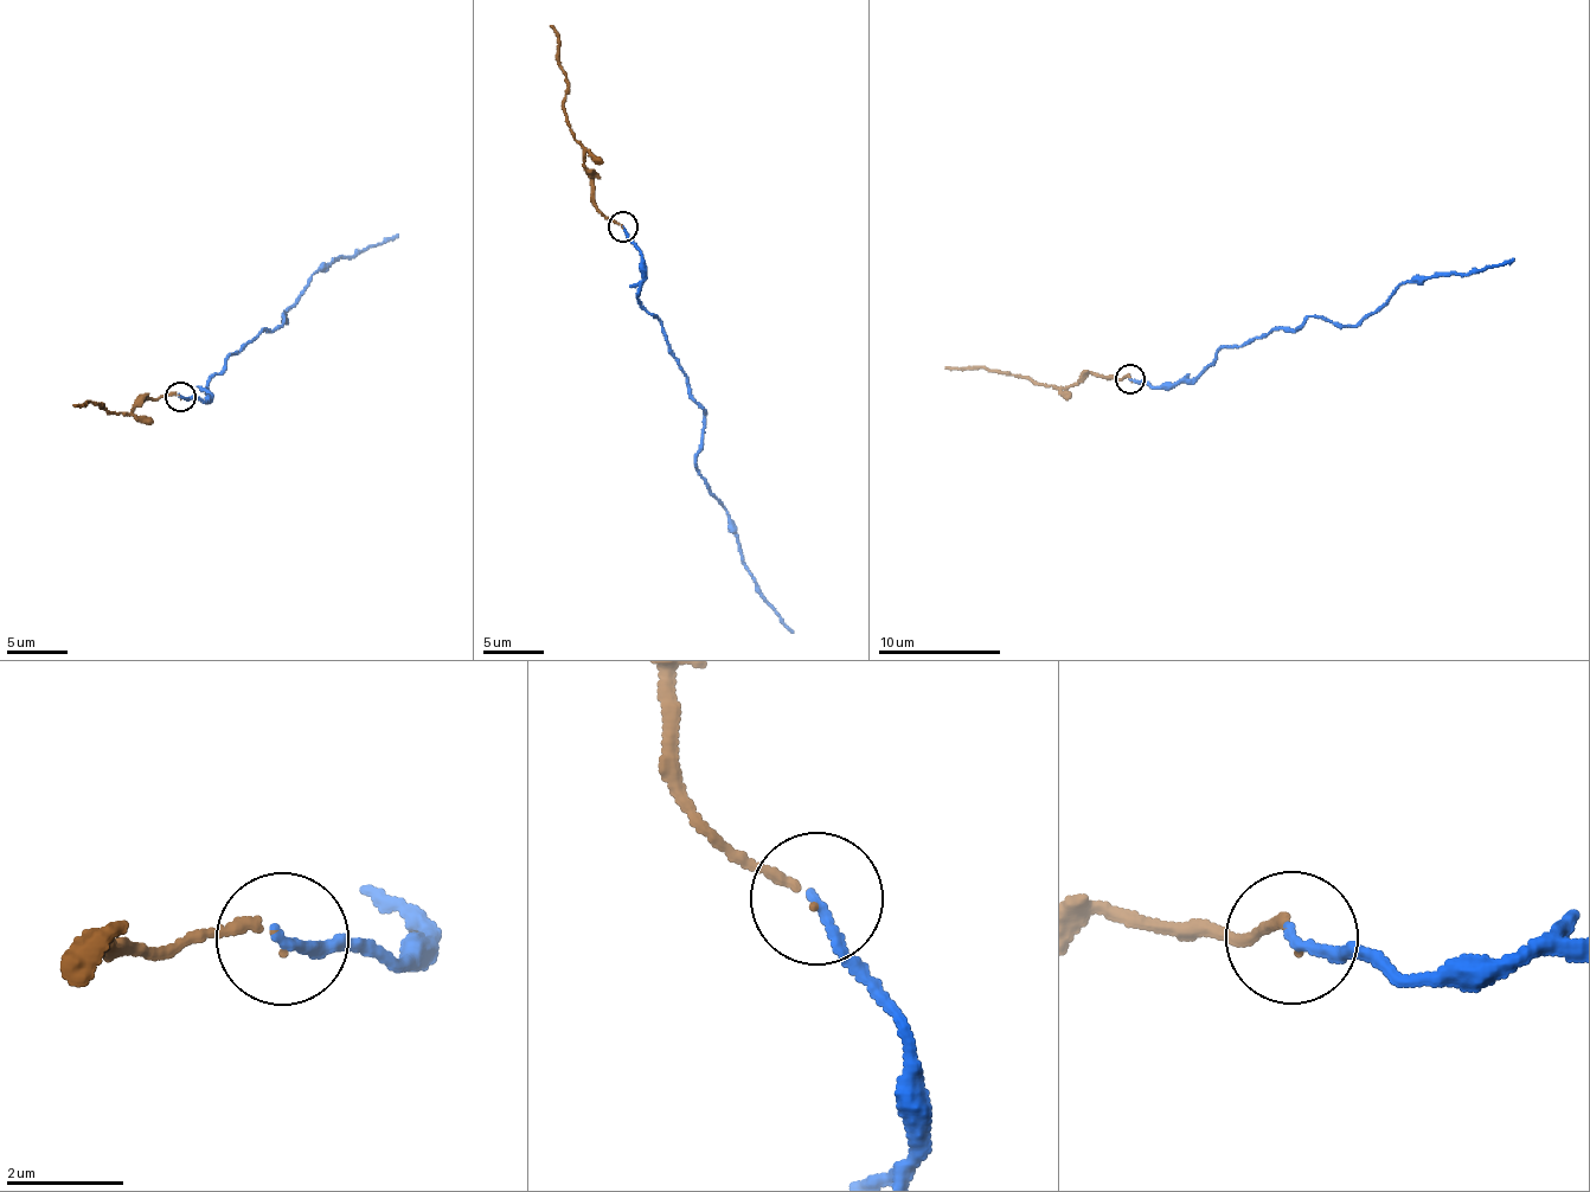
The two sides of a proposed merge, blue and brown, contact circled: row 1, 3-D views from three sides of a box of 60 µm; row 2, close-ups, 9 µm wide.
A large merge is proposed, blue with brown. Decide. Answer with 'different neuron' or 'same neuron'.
same neuron

